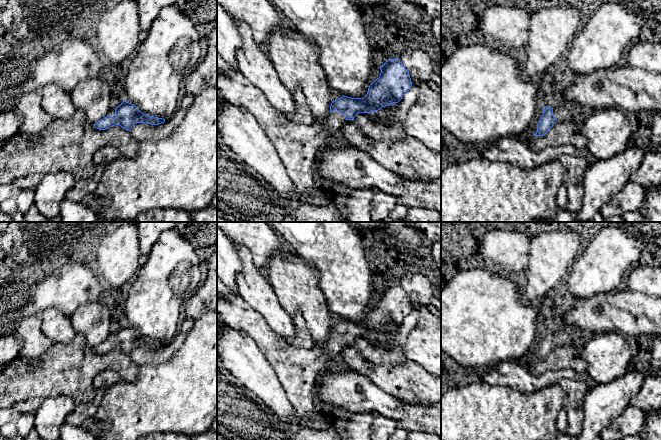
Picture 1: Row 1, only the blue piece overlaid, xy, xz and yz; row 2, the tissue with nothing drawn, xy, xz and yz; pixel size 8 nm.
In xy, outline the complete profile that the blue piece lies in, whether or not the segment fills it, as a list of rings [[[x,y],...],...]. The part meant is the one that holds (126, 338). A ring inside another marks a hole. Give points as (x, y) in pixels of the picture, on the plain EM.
[[[123,325],[118,331],[111,332],[108,339],[96,346],[94,350],[99,354],[105,354],[114,349],[120,349],[130,355],[136,347],[159,349],[164,346],[165,343],[145,339],[134,328]]]

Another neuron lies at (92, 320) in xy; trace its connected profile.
[[[102,299],[81,305],[69,316],[75,333],[83,335],[90,348],[94,349],[108,339],[113,309]]]

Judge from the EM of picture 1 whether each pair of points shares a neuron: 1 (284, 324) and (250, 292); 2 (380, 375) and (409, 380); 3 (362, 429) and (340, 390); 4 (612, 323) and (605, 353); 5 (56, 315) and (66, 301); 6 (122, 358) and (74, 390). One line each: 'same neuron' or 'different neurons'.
1: same neuron
2: same neuron
3: different neurons
4: different neurons
5: different neurons
6: same neuron

